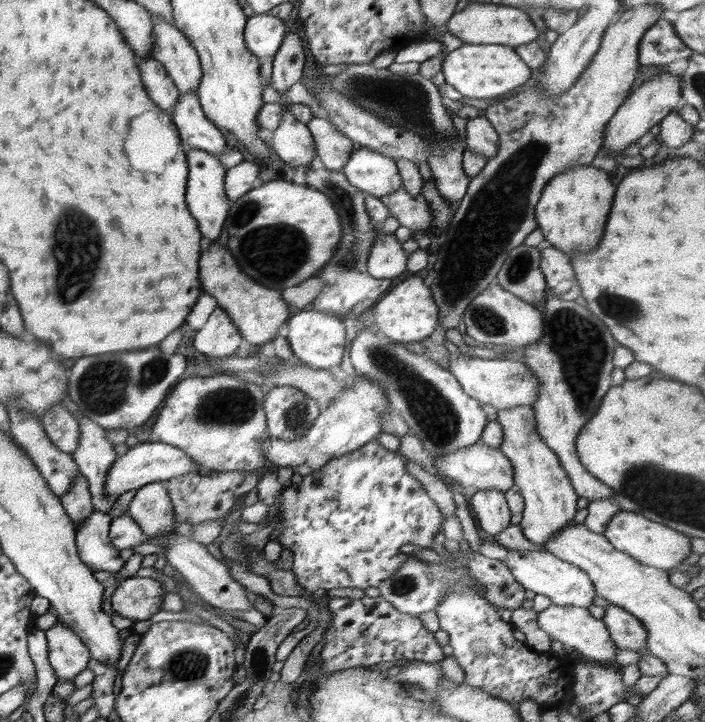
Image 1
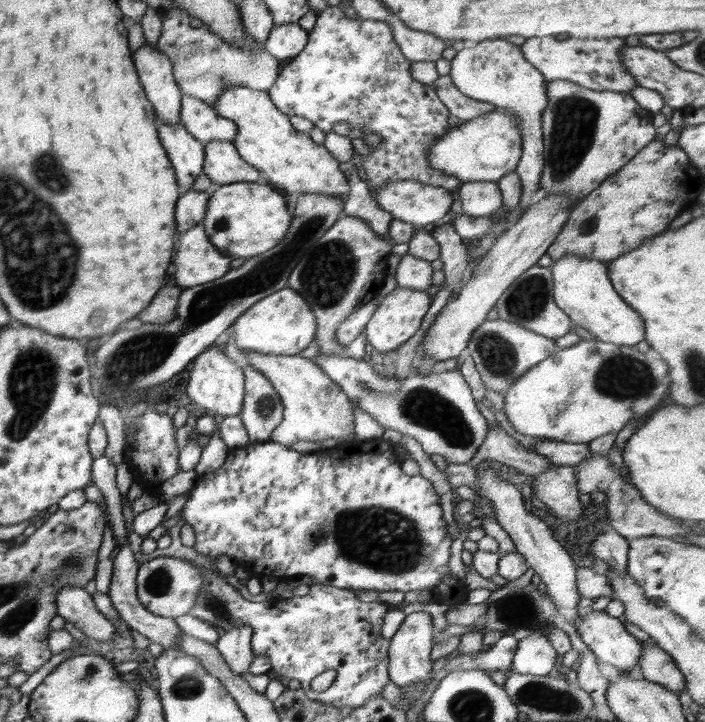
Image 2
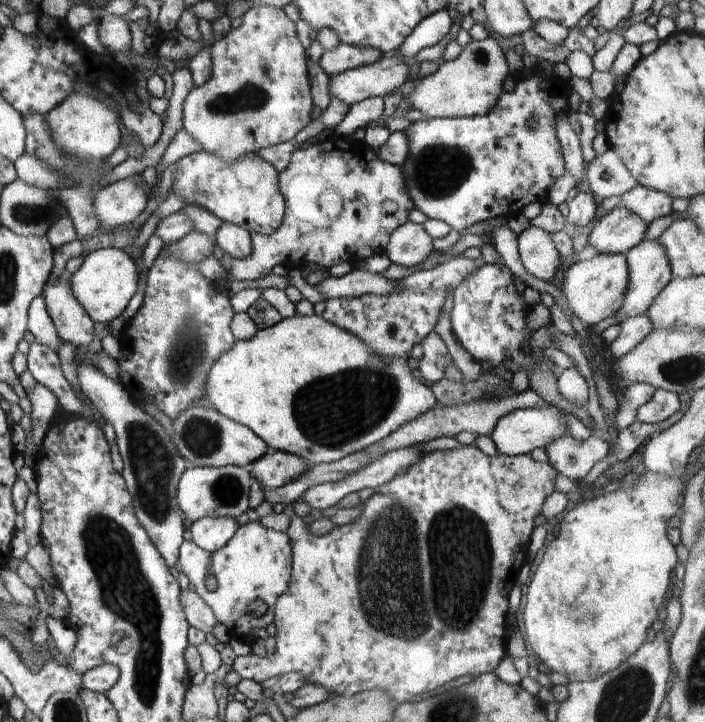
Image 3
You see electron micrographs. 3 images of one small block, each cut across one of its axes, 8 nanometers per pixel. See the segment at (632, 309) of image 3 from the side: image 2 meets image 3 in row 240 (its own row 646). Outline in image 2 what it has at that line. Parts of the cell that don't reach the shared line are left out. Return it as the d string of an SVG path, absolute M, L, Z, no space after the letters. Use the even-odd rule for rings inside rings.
M654 642L648 645L642 643L642 647L637 665L640 666L644 679L680 694L685 688L685 678L672 656Z

